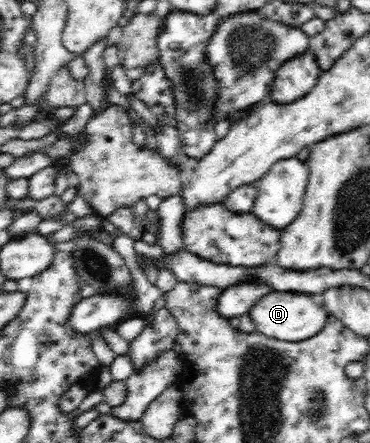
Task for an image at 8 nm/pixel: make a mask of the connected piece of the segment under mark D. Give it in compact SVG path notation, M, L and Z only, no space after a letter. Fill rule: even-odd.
M279 291L262 295L247 313L250 321L254 322L256 332L266 335L267 338L288 342L301 342L322 331L329 314L315 295Z

